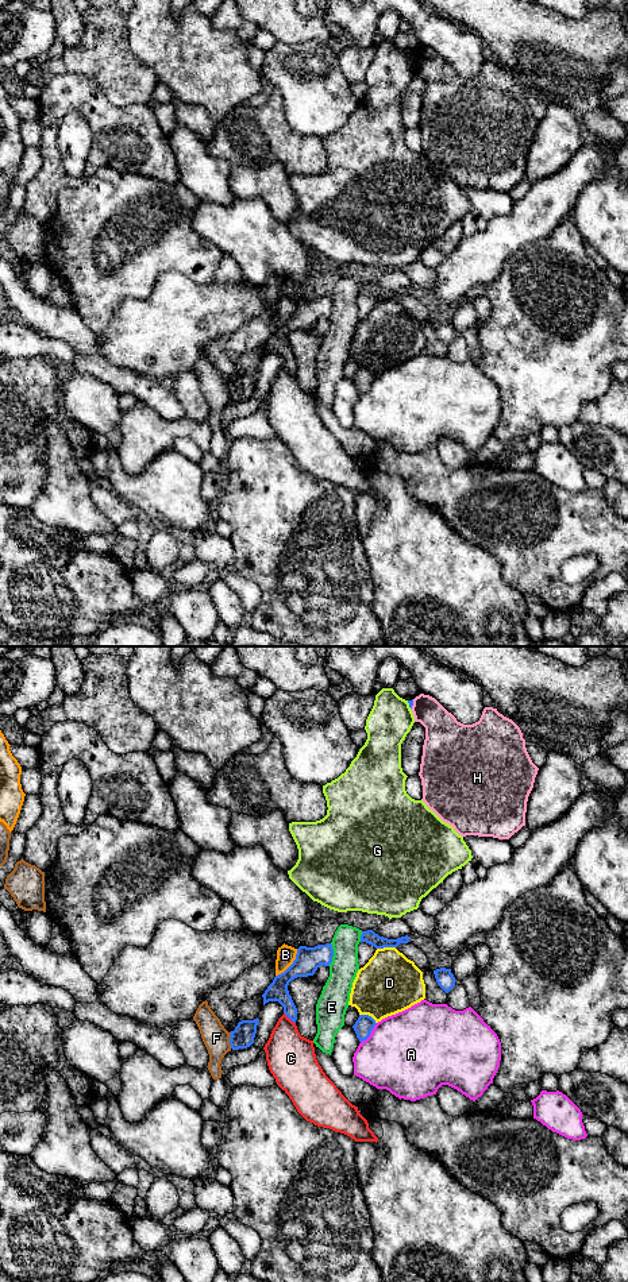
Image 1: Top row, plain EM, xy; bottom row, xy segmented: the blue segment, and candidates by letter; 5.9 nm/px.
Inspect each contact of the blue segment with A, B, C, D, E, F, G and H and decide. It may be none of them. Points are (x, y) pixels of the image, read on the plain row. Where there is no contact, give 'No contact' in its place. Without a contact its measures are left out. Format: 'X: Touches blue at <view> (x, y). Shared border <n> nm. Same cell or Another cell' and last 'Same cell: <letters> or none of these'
A: Touches blue at xy (370, 385). Shared border 160 nm. Another cell
B: Touches blue at xy (292, 316). Shared border 220 nm. Another cell
C: Touches blue at xy (289, 370). Shared border 100 nm. Another cell
D: Touches blue at xy (385, 298). Shared border 110 nm. Another cell
E: Touches blue at xy (332, 307). Shared border 140 nm. Another cell
F: Touches blue at xy (230, 393). Shared border 100 nm. Another cell
G: Touches blue at xy (409, 57). Shared border 50 nm. Another cell
H: Touches blue at xy (412, 57). Shared border 70 nm. Another cell
Same cell: none of these

